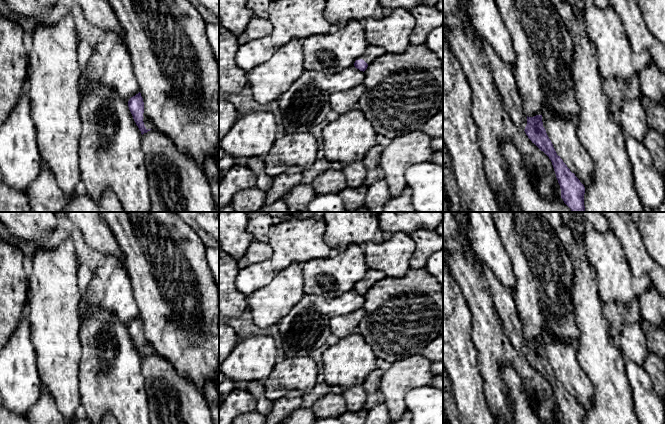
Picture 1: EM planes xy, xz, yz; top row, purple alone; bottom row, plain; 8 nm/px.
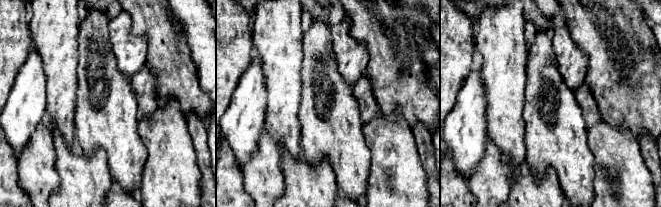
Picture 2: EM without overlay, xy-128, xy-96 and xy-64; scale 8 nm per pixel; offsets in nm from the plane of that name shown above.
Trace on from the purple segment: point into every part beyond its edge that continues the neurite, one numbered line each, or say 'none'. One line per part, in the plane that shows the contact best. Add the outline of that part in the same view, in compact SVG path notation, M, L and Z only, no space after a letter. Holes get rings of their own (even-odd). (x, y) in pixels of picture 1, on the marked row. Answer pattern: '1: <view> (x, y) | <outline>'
1: xy (148, 123) | M145 112L143 113L143 122L144 122L144 125L146 127L146 129L153 129L154 128L154 124L152 122L152 120L150 118L148 118L145 114Z

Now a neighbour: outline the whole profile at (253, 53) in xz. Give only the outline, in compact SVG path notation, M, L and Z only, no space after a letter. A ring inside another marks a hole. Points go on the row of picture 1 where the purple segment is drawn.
M270 35L261 37L239 46L236 53L236 63L249 73L256 66L269 60L275 51L276 47Z

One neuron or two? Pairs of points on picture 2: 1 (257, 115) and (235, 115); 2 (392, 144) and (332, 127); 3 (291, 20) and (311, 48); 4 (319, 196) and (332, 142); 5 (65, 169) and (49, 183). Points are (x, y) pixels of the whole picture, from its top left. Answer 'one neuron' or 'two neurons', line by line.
1: one neuron
2: two neurons
3: two neurons
4: two neurons
5: two neurons

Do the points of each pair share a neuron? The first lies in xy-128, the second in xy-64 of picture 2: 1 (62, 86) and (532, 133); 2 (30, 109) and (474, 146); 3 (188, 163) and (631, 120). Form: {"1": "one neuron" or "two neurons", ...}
{"1": "two neurons", "2": "one neuron", "3": "two neurons"}

